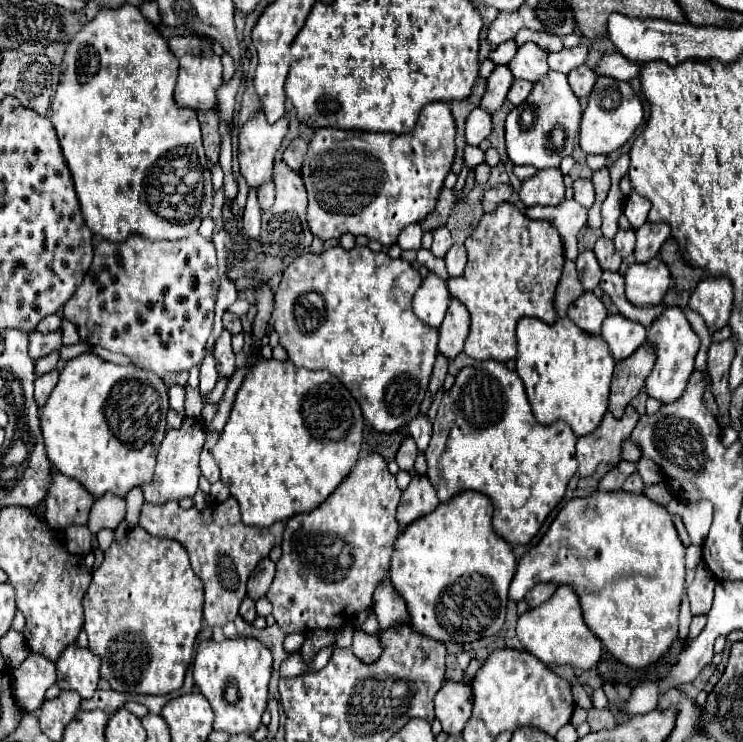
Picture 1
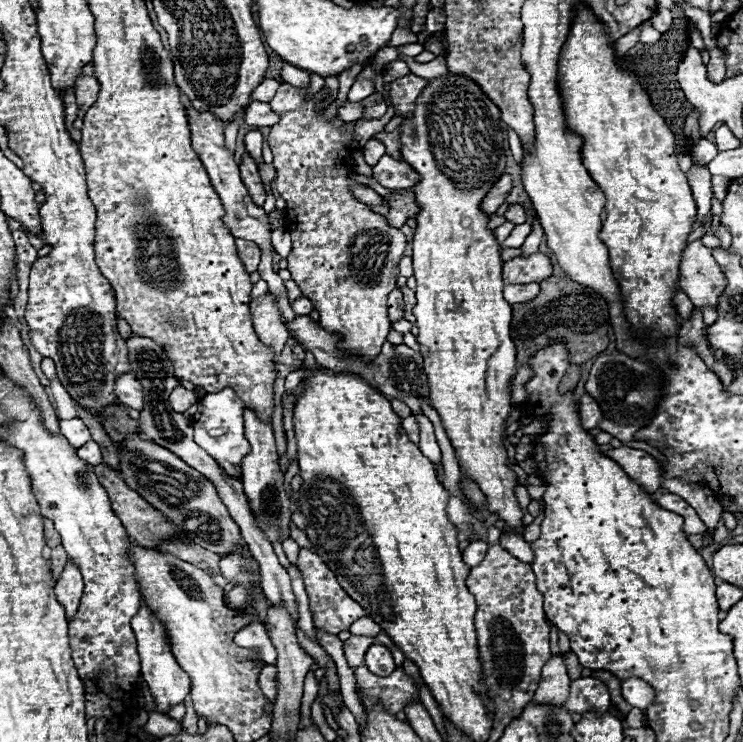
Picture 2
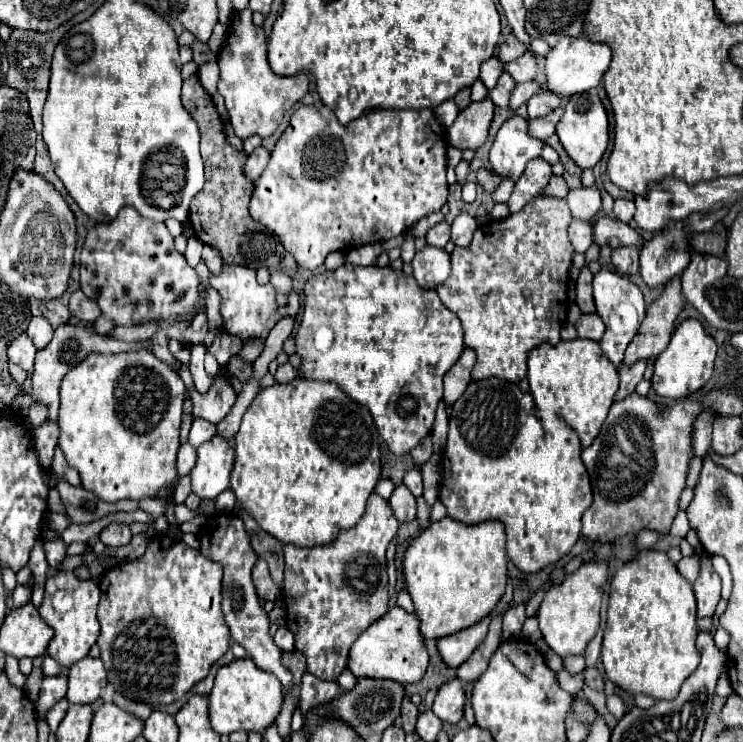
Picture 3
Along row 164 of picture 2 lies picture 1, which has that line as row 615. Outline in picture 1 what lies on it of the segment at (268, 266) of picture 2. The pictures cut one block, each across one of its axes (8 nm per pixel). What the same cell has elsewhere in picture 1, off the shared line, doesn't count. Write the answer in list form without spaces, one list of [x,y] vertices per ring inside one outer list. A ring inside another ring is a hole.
[[[230,496],[224,504],[210,504],[202,512],[196,508],[184,510],[176,502],[162,506],[144,504],[140,526],[158,538],[178,540],[190,554],[192,568],[204,582],[204,620],[210,626],[224,626],[238,616],[238,608],[246,598],[246,582],[256,564],[270,554],[274,546],[282,542],[284,522],[276,522],[270,528],[246,526],[240,520],[238,502]]]

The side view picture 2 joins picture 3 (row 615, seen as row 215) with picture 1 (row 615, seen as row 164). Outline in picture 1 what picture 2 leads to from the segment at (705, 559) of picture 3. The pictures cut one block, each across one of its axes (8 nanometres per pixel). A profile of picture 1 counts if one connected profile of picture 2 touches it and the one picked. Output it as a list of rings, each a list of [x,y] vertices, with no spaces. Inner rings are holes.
[[[700,562],[700,566],[696,570],[696,578],[686,588],[692,616],[708,614],[708,610],[712,606],[712,598],[714,598],[714,586],[716,586],[714,574],[710,572],[710,568],[704,562]]]

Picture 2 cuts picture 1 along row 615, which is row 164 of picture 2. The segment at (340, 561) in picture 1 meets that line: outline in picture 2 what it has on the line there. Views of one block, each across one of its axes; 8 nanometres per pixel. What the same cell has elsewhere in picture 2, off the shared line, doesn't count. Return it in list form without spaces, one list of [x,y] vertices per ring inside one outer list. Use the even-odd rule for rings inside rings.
[[[284,82],[284,84],[278,88],[278,92],[276,92],[276,96],[272,98],[272,102],[270,102],[272,110],[280,116],[280,122],[270,128],[268,142],[270,142],[272,154],[274,154],[274,162],[272,162],[272,164],[274,164],[274,168],[276,168],[276,182],[274,182],[274,186],[276,186],[276,190],[280,192],[280,196],[286,200],[286,226],[288,226],[288,232],[292,234],[292,252],[290,252],[290,256],[288,256],[288,270],[290,270],[290,274],[292,274],[292,280],[300,286],[302,296],[306,296],[308,300],[312,300],[312,302],[314,302],[314,308],[320,312],[320,324],[322,324],[322,328],[326,328],[328,332],[340,332],[340,334],[342,334],[342,346],[340,346],[340,348],[346,350],[346,352],[354,352],[354,354],[358,354],[358,356],[364,356],[366,360],[372,360],[372,356],[378,356],[378,354],[380,354],[380,348],[382,348],[382,344],[386,342],[386,336],[388,336],[388,332],[390,332],[390,320],[388,320],[388,314],[386,314],[386,296],[396,288],[396,278],[400,276],[400,274],[398,274],[398,260],[400,260],[402,254],[404,254],[406,236],[404,236],[398,228],[390,226],[388,220],[386,220],[386,216],[382,216],[382,214],[370,210],[364,202],[356,200],[354,194],[352,194],[352,190],[350,190],[350,186],[356,184],[356,180],[354,180],[352,174],[350,174],[350,172],[354,170],[354,158],[352,158],[350,146],[352,146],[352,142],[354,142],[354,128],[356,128],[356,124],[358,124],[360,120],[356,120],[356,122],[344,122],[344,120],[340,120],[340,118],[326,120],[324,108],[318,112],[318,110],[316,110],[316,104],[322,102],[322,100],[326,100],[330,92],[328,92],[326,88],[322,88],[322,90],[316,92],[310,100],[306,98],[306,92],[308,92],[308,86],[306,86],[306,88],[296,88],[296,86],[290,86],[290,84]]]

